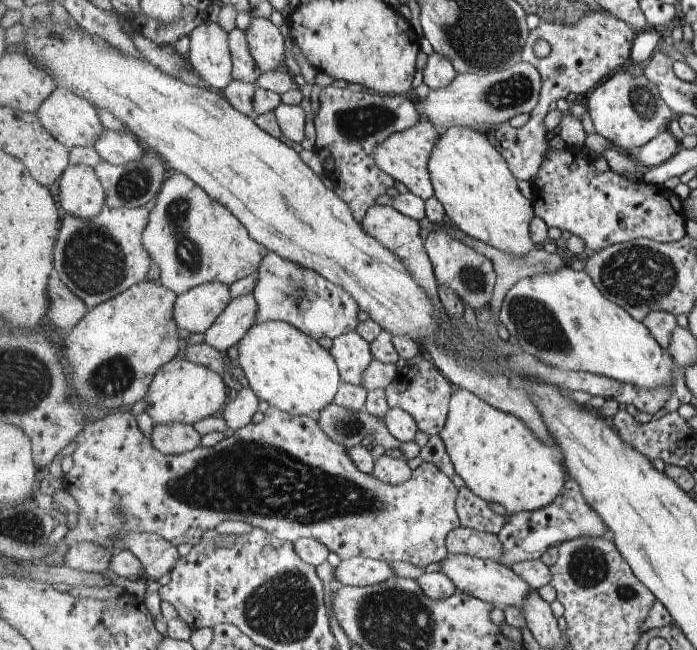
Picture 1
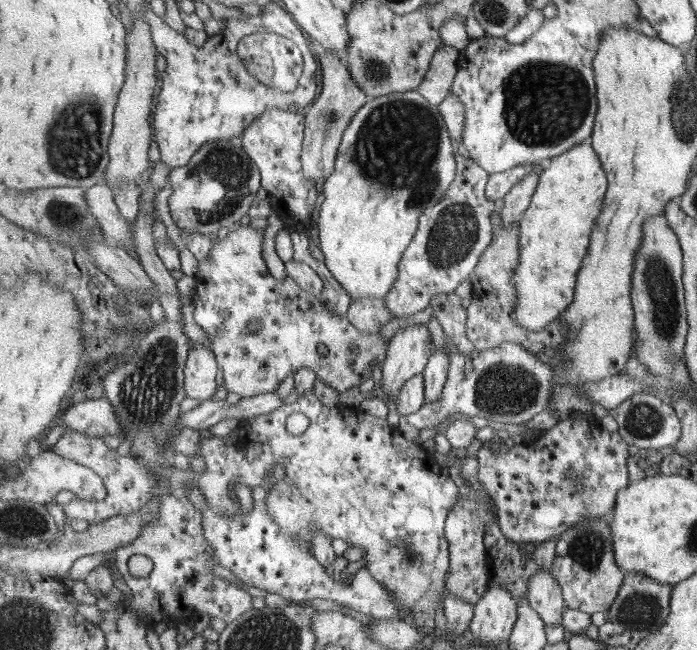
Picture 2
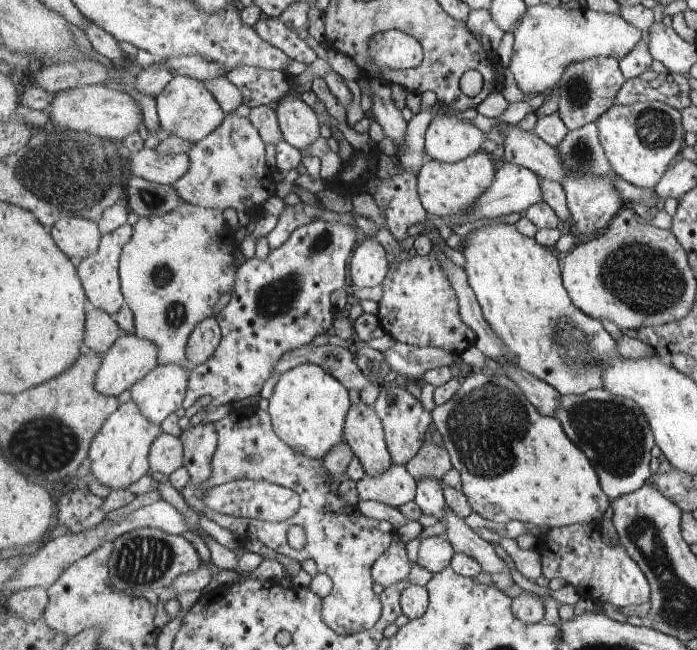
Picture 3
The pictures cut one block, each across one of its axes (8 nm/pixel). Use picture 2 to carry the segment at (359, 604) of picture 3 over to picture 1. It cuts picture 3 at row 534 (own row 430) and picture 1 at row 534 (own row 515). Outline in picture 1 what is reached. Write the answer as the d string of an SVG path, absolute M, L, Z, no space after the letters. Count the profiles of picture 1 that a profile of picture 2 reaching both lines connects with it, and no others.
M269 406L264 413L264 419L256 424L249 423L247 426L234 431L232 434L227 435L219 444L215 446L199 446L195 450L185 452L183 454L171 456L163 454L159 449L154 447L152 439L148 439L141 432L141 428L137 426L135 415L131 414L129 408L119 409L114 414L99 414L95 419L87 425L85 430L82 430L75 438L74 442L77 447L71 454L73 464L69 471L64 476L64 488L72 495L80 507L79 517L82 514L91 516L93 522L99 520L99 512L105 510L109 516L109 526L107 526L107 534L101 534L103 538L111 536L117 538L113 542L113 546L101 542L103 546L117 548L115 544L122 539L122 536L129 534L129 532L141 533L155 533L160 534L163 538L171 541L174 545L178 544L193 544L193 530L215 530L221 522L227 520L239 520L246 522L252 527L259 527L267 529L273 536L277 536L281 540L287 542L297 542L299 538L315 538L319 542L327 545L327 548L335 554L339 554L342 560L347 560L353 557L365 556L374 559L381 559L385 562L410 562L415 566L427 568L431 564L441 563L441 560L447 558L450 554L446 539L452 531L462 526L462 522L458 515L456 502L460 493L460 488L453 484L453 480L449 480L449 476L438 465L433 462L423 462L414 470L411 478L403 484L389 484L383 482L375 475L364 473L359 470L358 465L351 460L350 452L343 444L336 443L331 440L331 437L319 426L319 421L314 416L295 416L291 412L285 412L281 408Z

